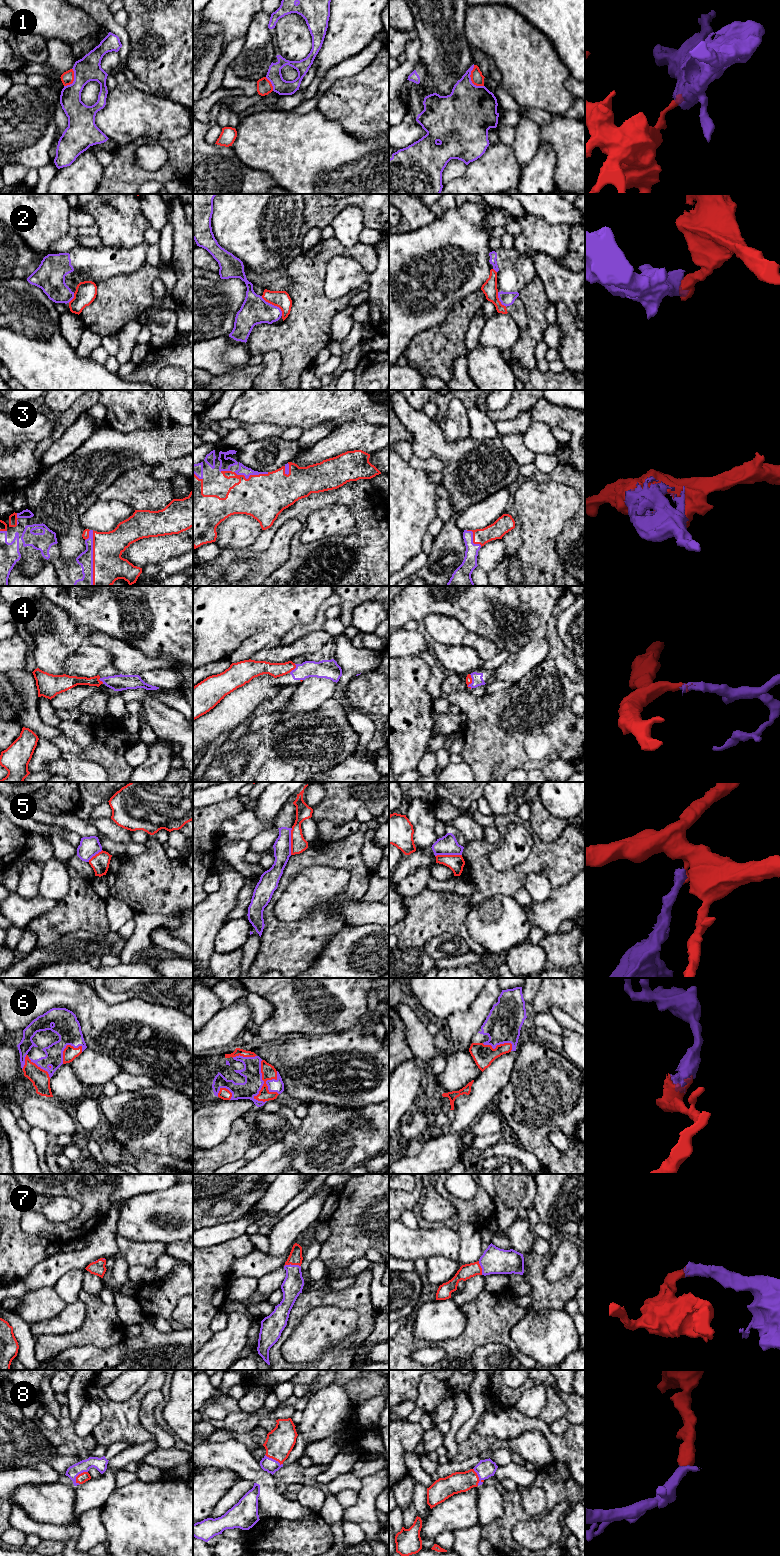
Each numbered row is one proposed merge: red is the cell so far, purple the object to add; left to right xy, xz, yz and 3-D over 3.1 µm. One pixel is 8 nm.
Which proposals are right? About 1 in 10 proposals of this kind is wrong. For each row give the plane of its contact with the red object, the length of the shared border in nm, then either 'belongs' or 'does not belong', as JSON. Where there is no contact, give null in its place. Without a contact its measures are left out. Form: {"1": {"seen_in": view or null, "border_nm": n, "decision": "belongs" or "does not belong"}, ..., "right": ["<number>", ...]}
{"1": {"seen_in": "yz", "border_nm": 190, "decision": "does not belong"}, "2": {"seen_in": "xz", "border_nm": 240, "decision": "does not belong"}, "3": {"seen_in": "xy", "border_nm": 440, "decision": "belongs"}, "4": {"seen_in": "xz", "border_nm": 90, "decision": "belongs"}, "5": {"seen_in": "xz", "border_nm": 220, "decision": "does not belong"}, "6": {"seen_in": "xz", "border_nm": 340, "decision": "belongs"}, "7": {"seen_in": "xz", "border_nm": 140, "decision": "belongs"}, "8": {"seen_in": "yz", "border_nm": 150, "decision": "belongs"}, "right": ["3", "4", "6", "7", "8"]}

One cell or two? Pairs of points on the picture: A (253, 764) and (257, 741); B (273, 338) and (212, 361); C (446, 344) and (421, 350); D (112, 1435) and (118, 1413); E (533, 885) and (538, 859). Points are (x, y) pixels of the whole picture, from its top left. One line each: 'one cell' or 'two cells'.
A: one cell
B: two cells
C: one cell
D: one cell
E: two cells

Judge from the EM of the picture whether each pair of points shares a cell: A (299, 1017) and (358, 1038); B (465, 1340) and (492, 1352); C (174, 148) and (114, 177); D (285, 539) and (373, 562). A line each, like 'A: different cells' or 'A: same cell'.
A: different cells
B: different cells
C: same cell
D: different cells

